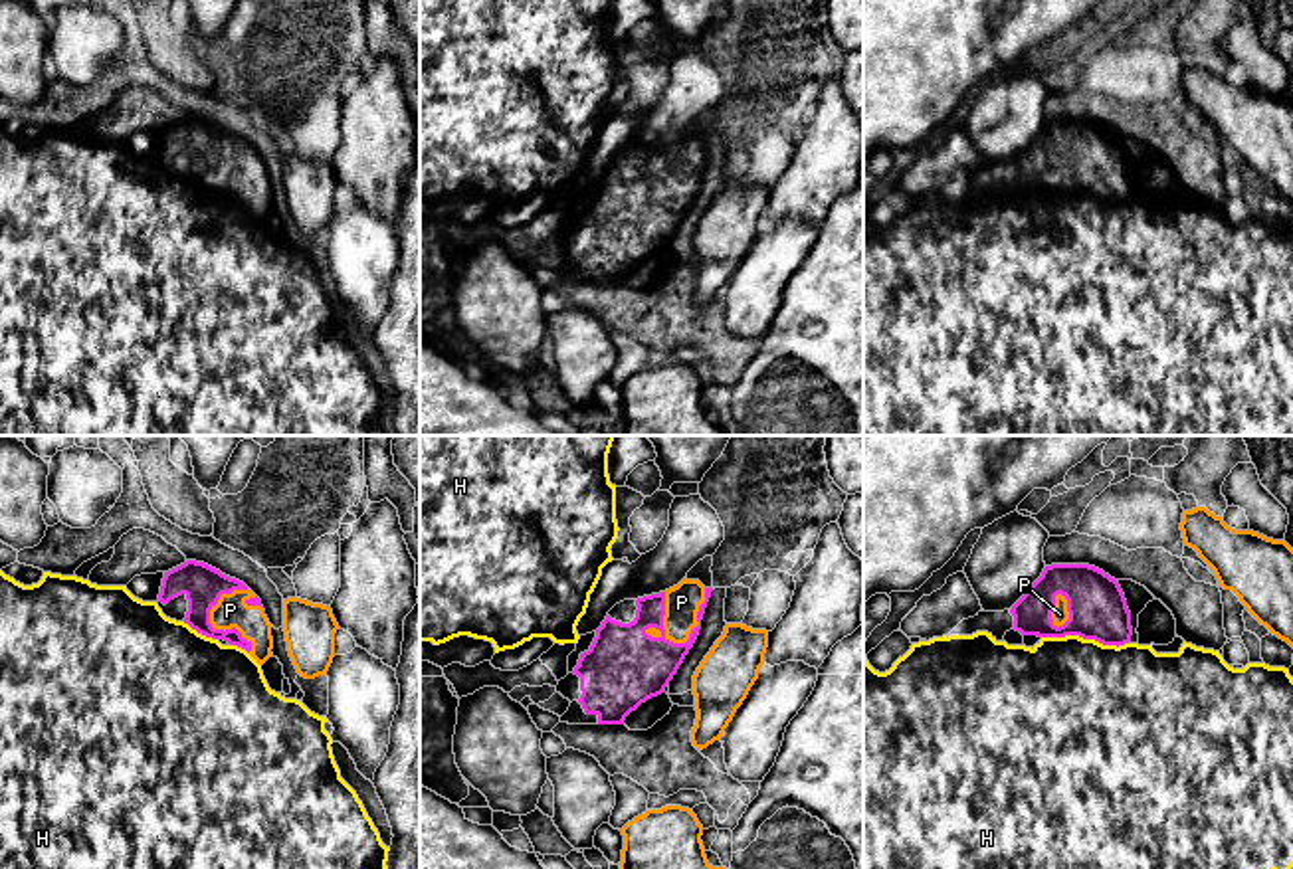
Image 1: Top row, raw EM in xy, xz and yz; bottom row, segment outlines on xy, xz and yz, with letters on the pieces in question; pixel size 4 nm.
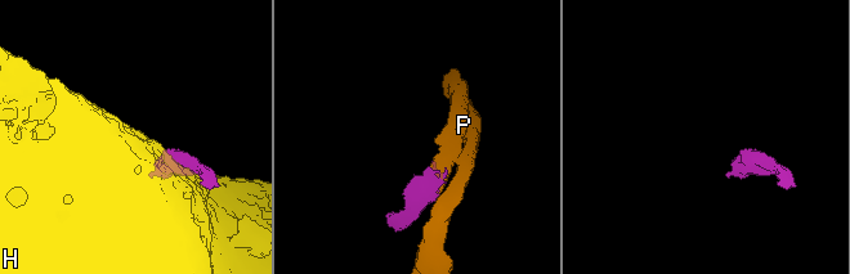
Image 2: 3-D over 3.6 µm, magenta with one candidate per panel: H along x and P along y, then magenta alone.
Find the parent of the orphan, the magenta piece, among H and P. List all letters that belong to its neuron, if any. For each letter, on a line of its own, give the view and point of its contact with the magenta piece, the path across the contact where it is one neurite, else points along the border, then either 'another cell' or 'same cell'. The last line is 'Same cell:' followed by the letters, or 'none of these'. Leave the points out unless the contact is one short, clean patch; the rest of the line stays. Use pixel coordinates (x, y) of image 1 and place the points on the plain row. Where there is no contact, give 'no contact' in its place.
H: contact yz (1086, 194); another cell
P: contact xz (690, 193); same cell
Same cell: P

